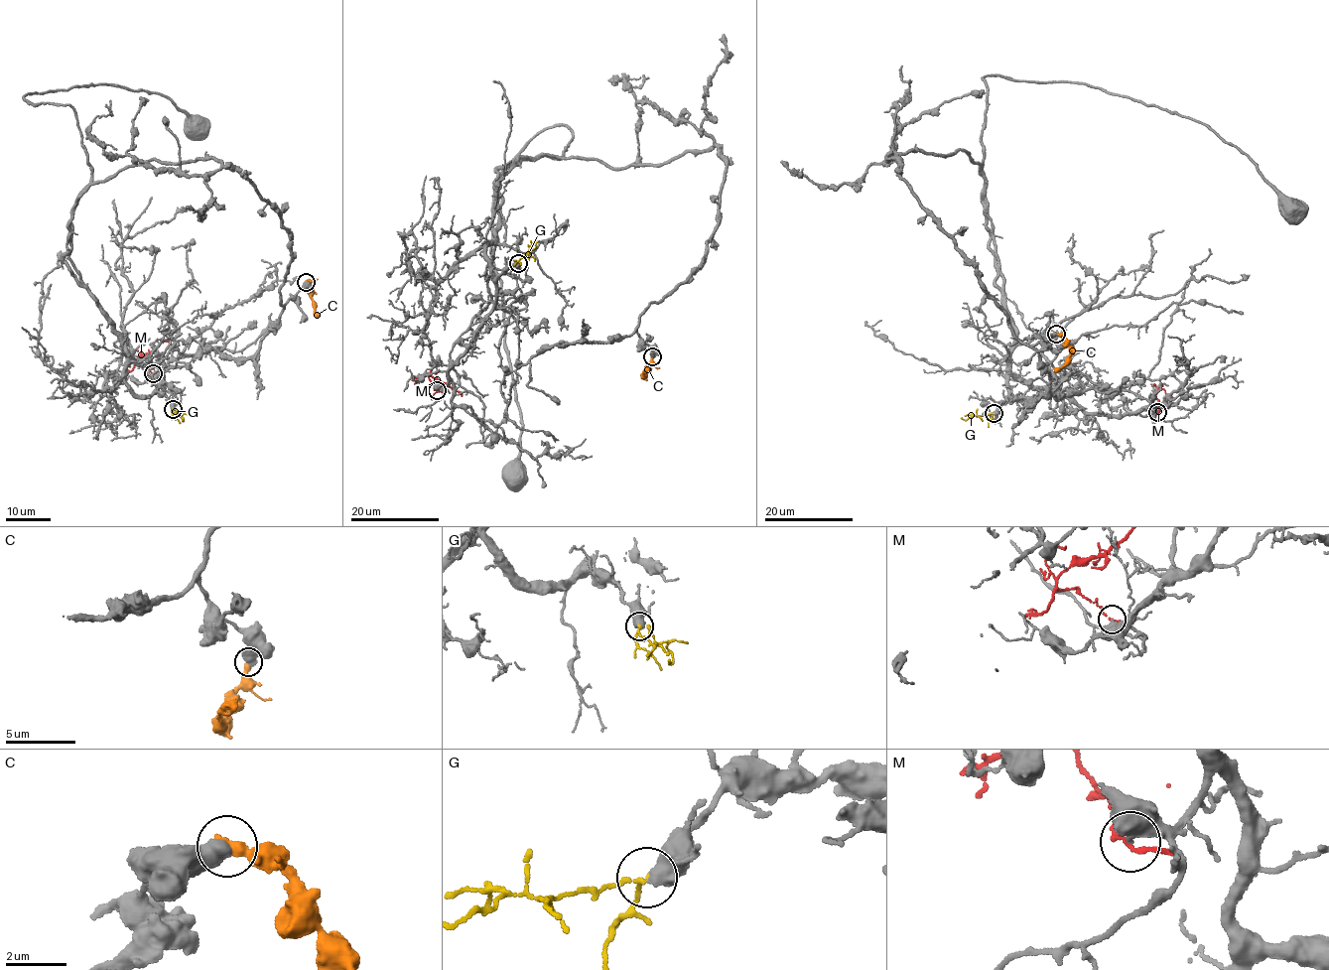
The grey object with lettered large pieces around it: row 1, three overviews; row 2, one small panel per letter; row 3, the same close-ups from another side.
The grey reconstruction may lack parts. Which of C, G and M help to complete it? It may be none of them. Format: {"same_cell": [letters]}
{"same_cell": ["G"]}

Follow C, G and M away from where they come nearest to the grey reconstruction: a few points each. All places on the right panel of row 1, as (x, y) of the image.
C: (1056, 334), (1068, 344), (1069, 361), (1055, 371)
G: (994, 412), (974, 415), (965, 421), (961, 417)
M: (1157, 412), (1160, 408), (1153, 395), (1162, 385)

